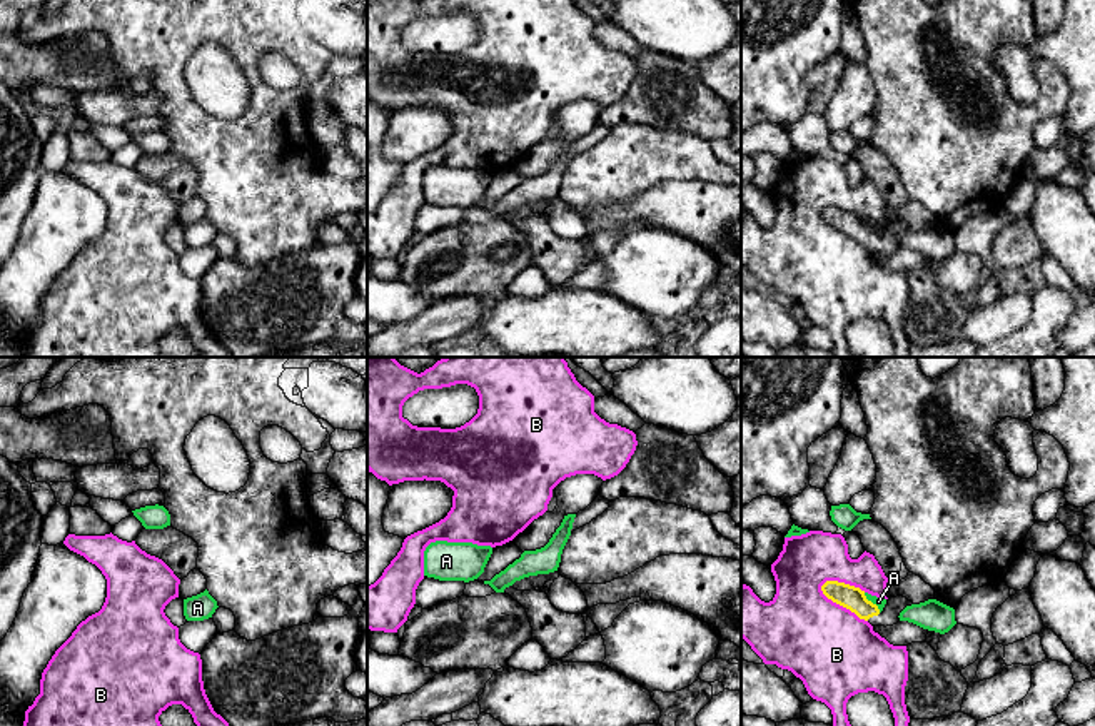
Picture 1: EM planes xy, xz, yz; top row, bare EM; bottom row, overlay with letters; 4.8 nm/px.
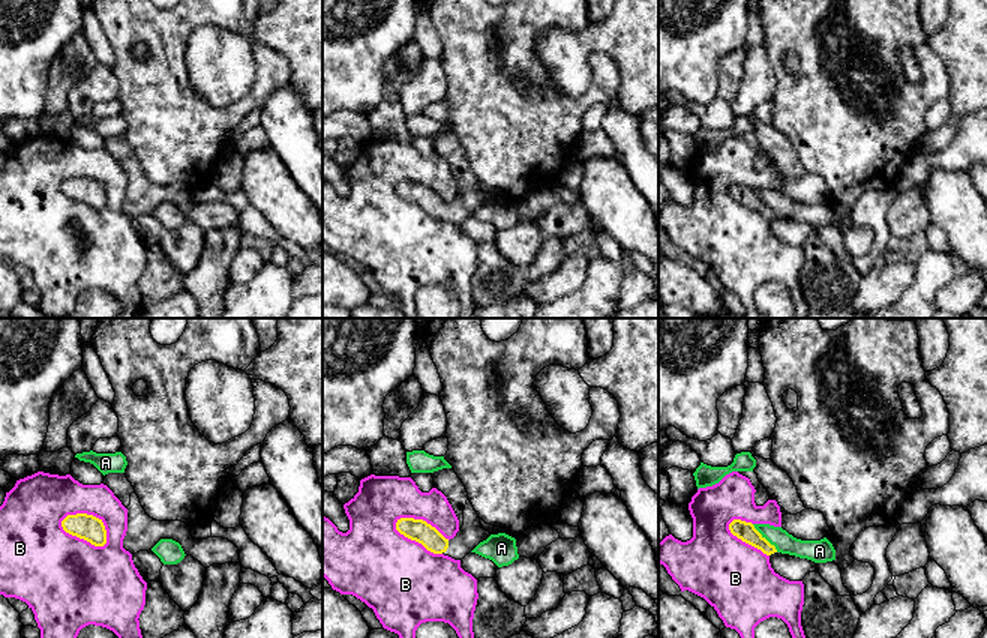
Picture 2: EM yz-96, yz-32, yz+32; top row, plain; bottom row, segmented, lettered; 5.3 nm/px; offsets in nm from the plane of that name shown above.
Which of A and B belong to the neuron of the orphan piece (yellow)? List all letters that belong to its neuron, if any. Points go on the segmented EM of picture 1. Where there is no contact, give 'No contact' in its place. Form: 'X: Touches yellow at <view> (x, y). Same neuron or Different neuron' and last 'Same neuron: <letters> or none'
A: Touches yellow at yz (870, 601). Different neuron
B: Touches yellow at yz (842, 604). Different neuron
Same neuron: none

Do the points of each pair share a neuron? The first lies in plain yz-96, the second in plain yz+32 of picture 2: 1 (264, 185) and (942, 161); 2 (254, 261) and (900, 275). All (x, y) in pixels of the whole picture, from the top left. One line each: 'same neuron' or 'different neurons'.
1: different neurons
2: same neuron

